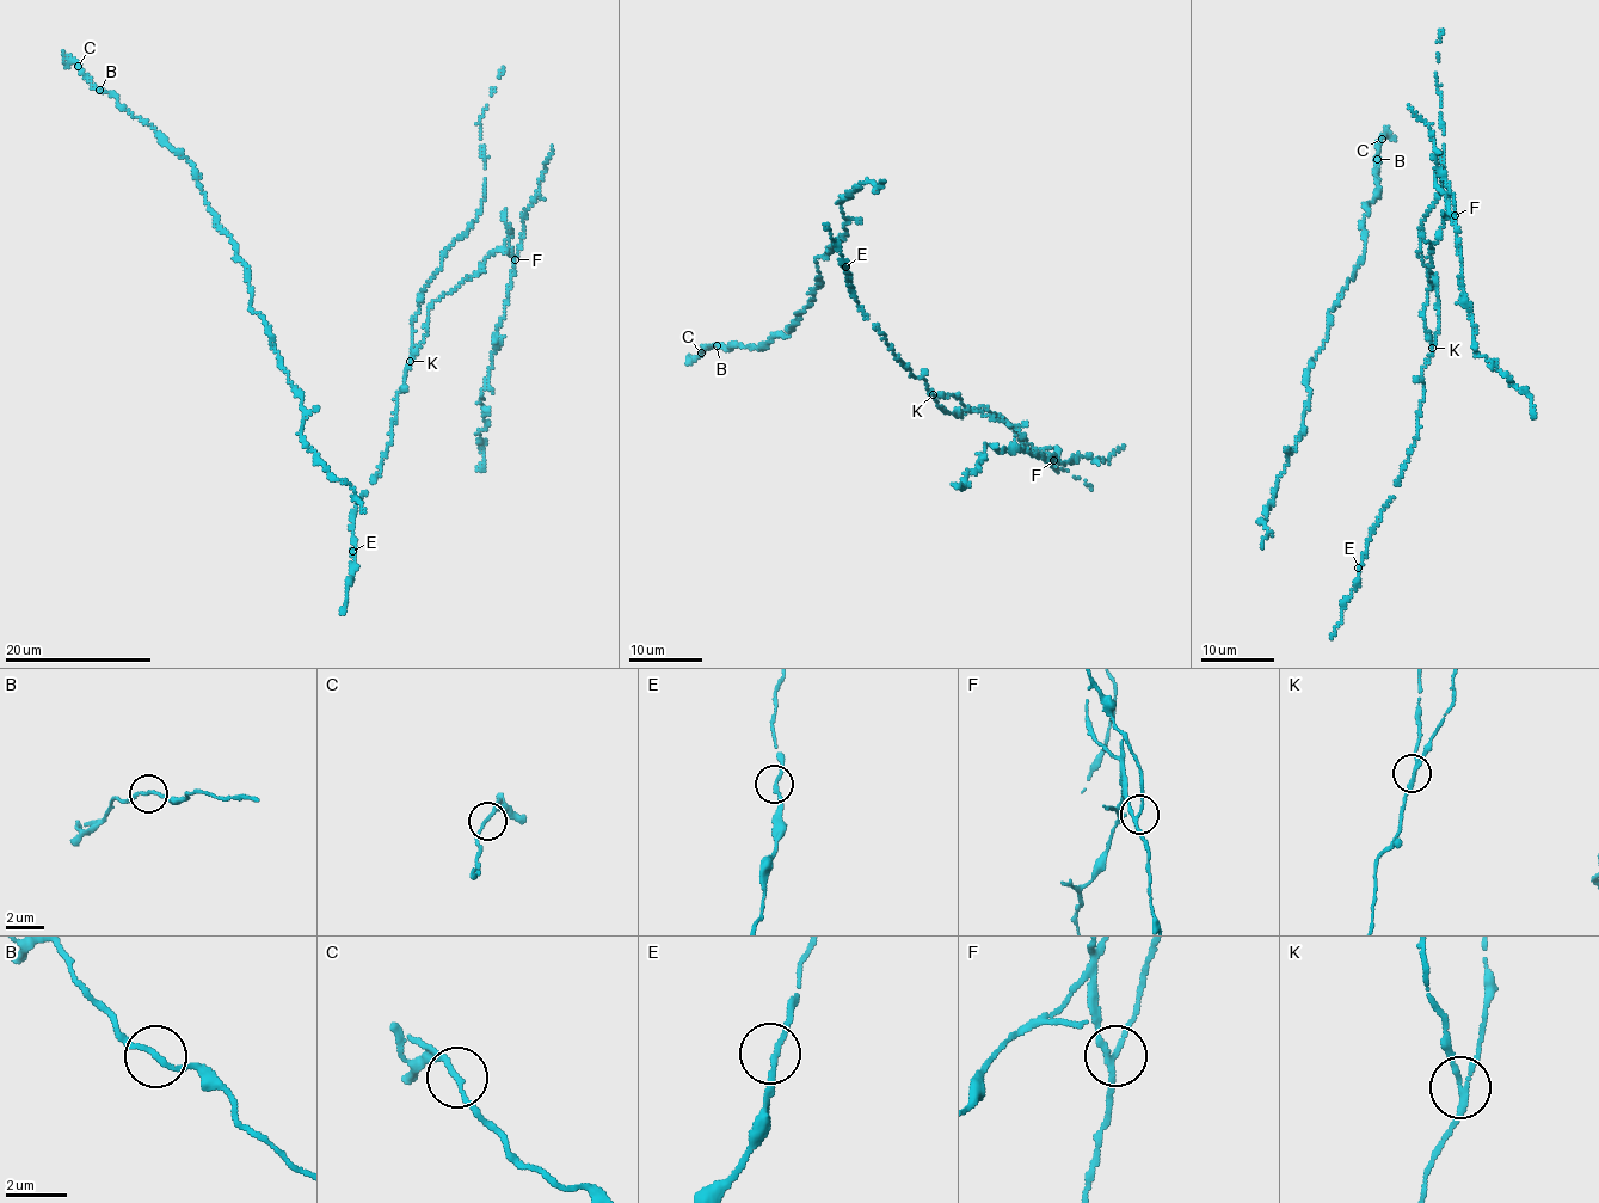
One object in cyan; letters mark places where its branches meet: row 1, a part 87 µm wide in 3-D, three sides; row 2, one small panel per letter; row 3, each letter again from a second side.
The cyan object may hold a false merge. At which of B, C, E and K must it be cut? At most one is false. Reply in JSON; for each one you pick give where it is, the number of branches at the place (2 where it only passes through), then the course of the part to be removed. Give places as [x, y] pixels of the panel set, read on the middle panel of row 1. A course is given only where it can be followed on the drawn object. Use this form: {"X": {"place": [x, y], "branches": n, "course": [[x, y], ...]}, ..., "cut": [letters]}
{"K": {"place": [933, 394], "branches": 3, "course": [[933, 394], [958, 396], [966, 407], [1013, 424], [1034, 449], [1051, 455], [986, 445], [964, 486], [953, 483]]}, "cut": ["K"]}

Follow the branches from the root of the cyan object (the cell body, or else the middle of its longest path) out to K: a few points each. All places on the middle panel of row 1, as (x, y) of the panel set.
K: (846, 267), (853, 295), (865, 318), (877, 326), (910, 373), (927, 381), (933, 394)

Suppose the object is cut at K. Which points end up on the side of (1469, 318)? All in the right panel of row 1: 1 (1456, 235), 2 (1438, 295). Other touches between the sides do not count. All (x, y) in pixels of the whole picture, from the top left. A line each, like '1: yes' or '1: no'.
1: yes
2: no

